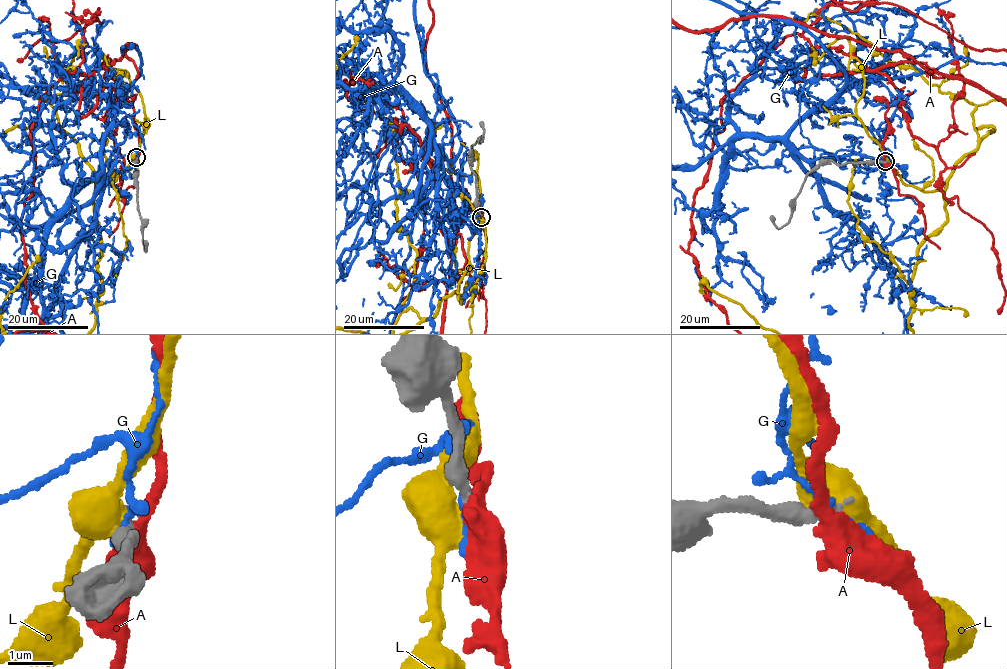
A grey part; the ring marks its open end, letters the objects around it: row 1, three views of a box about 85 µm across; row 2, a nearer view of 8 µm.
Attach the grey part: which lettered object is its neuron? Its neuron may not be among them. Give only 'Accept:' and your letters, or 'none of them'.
Accept: none of them

